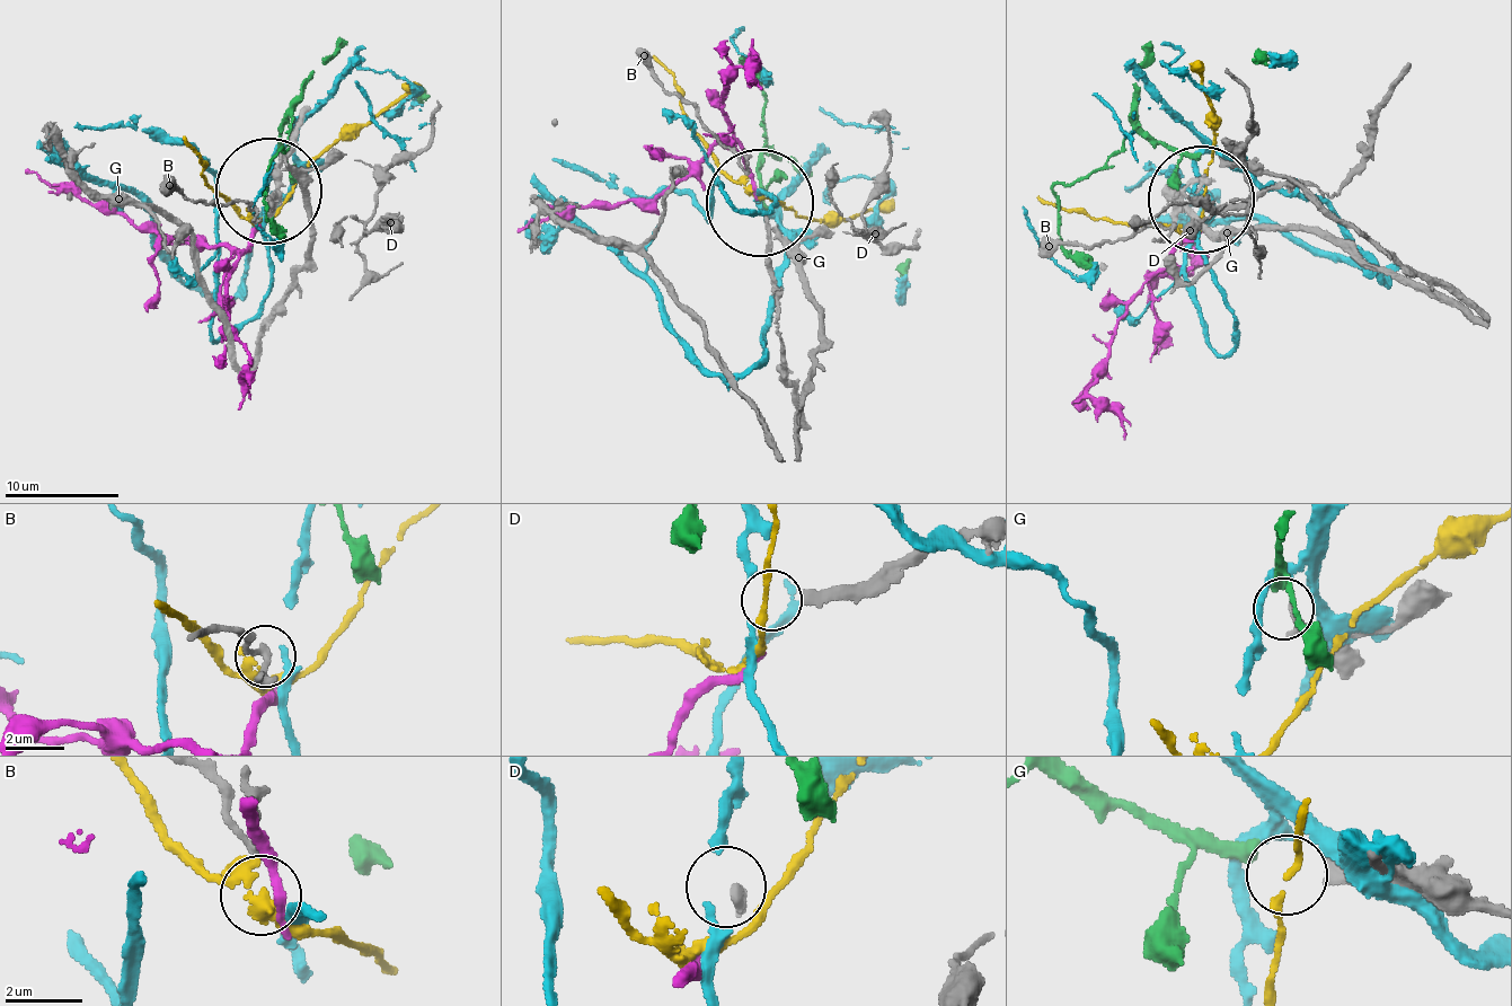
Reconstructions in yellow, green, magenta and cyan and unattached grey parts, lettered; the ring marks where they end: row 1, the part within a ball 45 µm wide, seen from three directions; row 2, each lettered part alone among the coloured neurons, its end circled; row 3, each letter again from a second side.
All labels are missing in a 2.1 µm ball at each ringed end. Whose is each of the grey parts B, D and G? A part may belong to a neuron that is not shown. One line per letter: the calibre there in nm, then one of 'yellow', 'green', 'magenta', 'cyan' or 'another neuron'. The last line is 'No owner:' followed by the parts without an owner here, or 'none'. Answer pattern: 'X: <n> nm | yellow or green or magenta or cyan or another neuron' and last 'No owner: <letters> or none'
B: 200 nm | another neuron
D: 360 nm | another neuron
G: 320 nm | green
No owner: B, D

